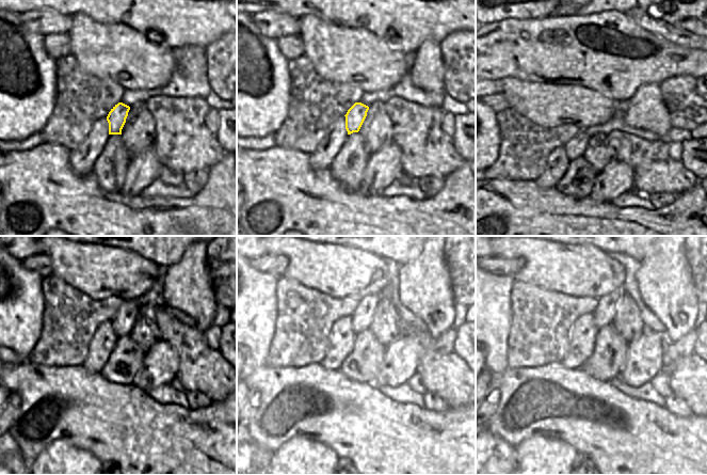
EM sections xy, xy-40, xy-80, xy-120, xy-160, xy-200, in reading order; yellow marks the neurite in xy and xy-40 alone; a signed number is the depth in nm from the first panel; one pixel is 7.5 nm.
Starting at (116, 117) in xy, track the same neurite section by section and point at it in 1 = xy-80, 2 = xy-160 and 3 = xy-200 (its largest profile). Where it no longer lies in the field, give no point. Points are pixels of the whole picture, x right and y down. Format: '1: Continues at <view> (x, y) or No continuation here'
1: Continues at xy-80 (603, 89)
2: Continues at xy-160 (362, 318)
3: Continues at xy-200 (604, 314)

